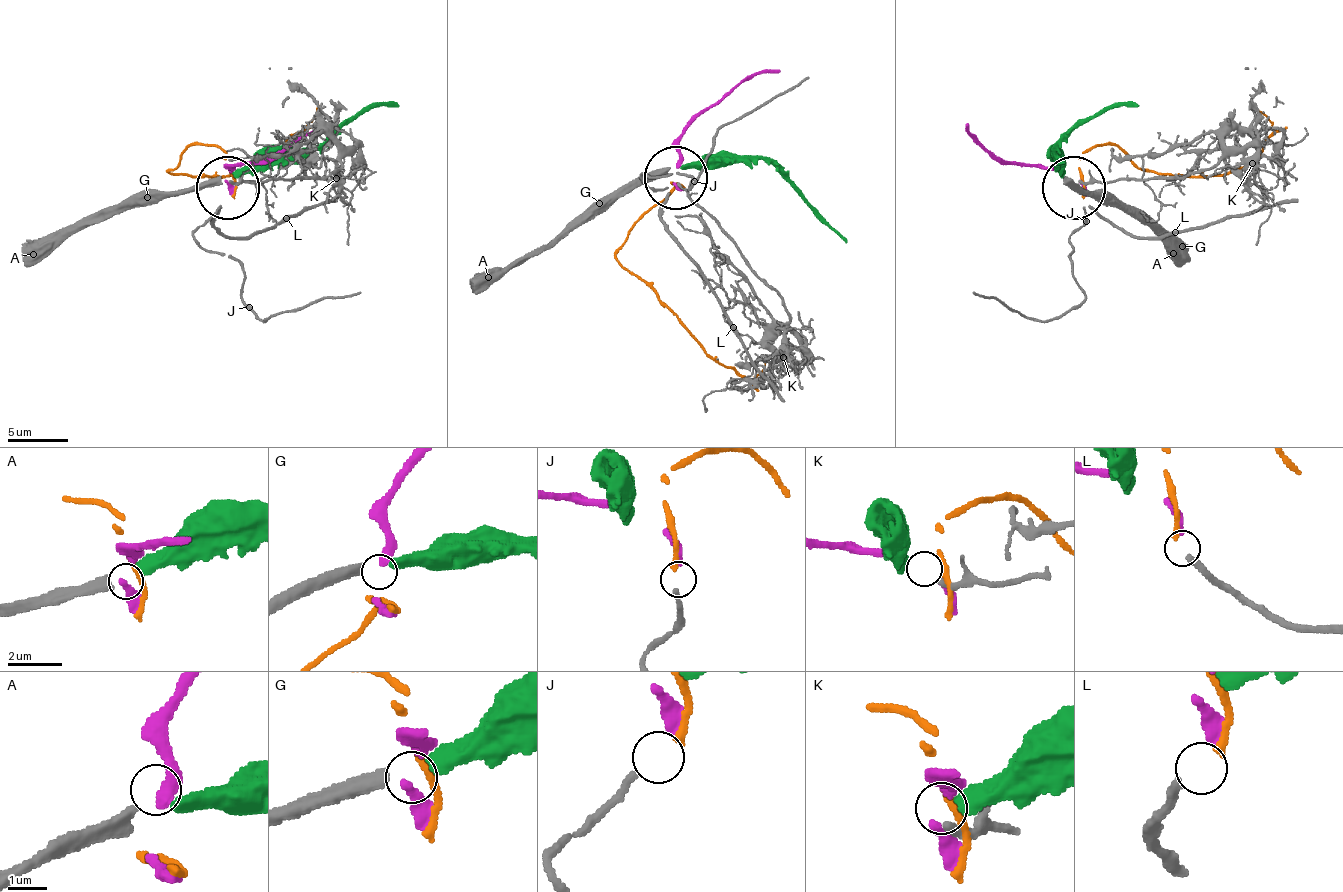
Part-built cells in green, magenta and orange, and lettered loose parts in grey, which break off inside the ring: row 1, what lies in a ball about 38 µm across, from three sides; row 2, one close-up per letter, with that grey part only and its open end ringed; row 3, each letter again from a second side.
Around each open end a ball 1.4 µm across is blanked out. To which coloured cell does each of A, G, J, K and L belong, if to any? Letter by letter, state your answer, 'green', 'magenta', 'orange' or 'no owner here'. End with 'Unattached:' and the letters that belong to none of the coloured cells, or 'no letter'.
A: no owner here
G: green
J: orange
K: no owner here
L: magenta
Unattached: A, K

